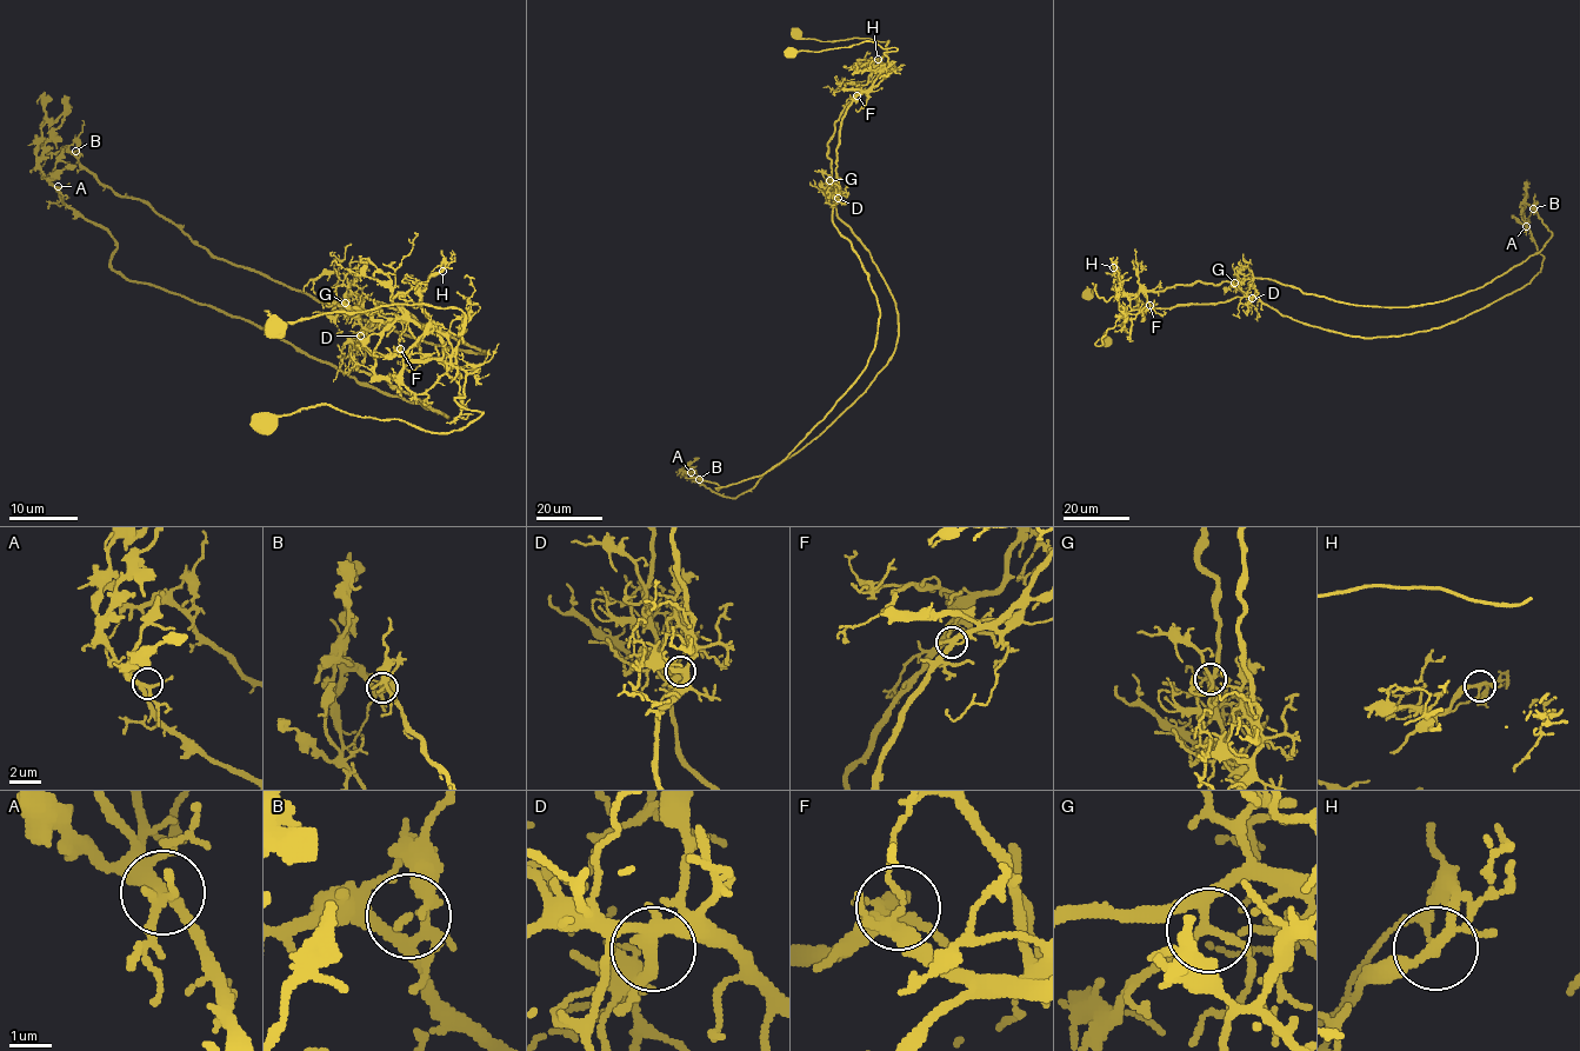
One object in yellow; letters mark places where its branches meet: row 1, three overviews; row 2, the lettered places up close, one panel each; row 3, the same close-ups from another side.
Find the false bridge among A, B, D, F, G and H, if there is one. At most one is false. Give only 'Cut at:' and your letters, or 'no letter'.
Cut at: F

